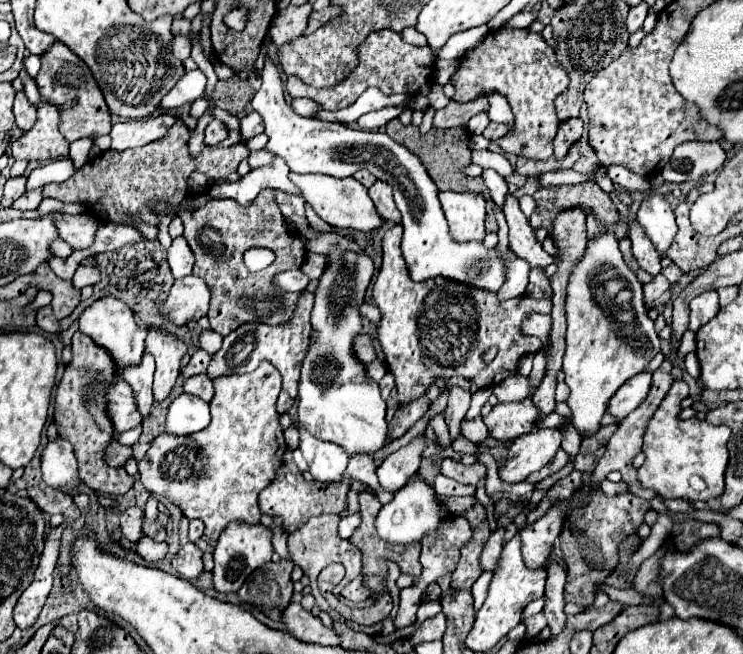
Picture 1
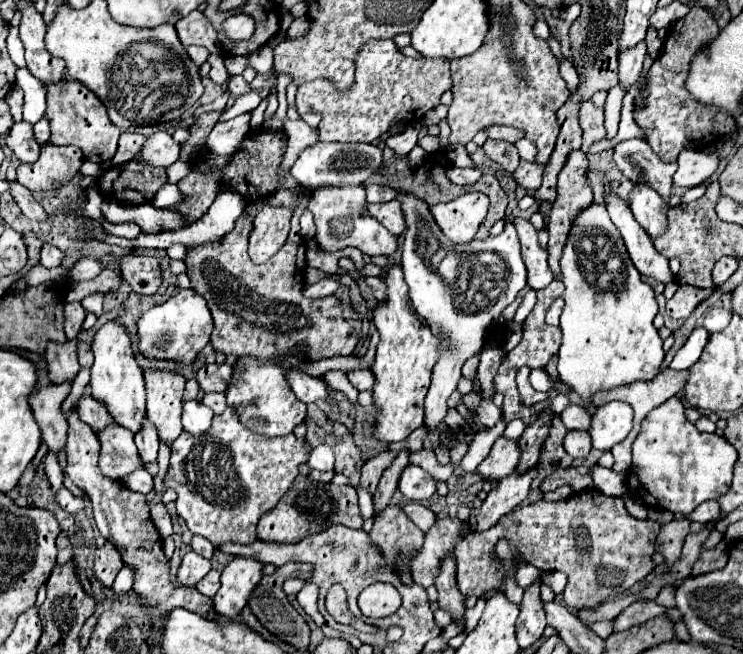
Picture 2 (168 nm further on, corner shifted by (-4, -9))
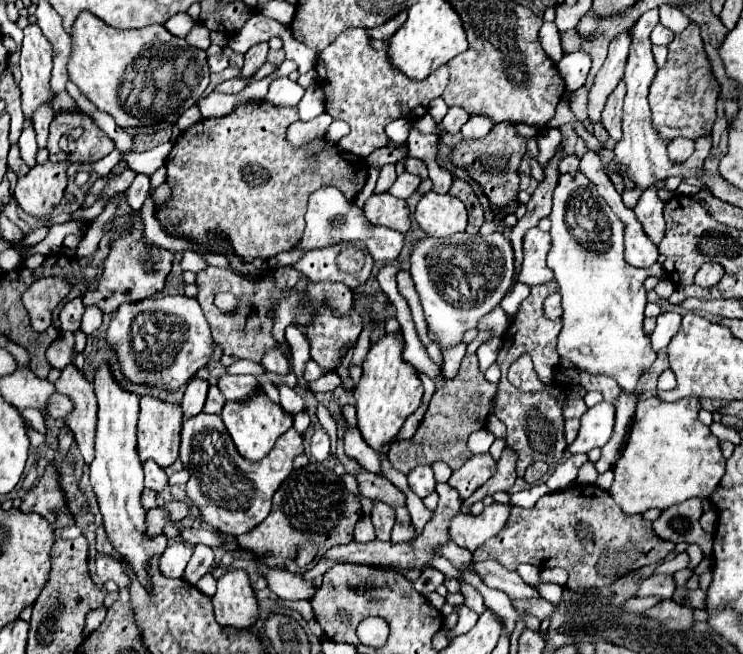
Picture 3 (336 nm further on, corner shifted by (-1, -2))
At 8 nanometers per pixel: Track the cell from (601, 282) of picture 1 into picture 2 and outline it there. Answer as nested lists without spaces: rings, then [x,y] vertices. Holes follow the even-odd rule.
[[[592,204],[590,210],[584,210],[572,230],[564,254],[560,258],[562,282],[566,286],[562,298],[566,306],[560,316],[562,346],[558,352],[558,374],[564,384],[568,384],[584,402],[584,406],[594,406],[594,396],[598,392],[608,392],[620,386],[630,386],[638,380],[652,380],[662,366],[664,350],[662,338],[654,328],[652,320],[658,312],[654,290],[640,278],[640,272],[634,268],[628,252],[624,248],[622,236],[614,222],[610,220],[606,206]]]

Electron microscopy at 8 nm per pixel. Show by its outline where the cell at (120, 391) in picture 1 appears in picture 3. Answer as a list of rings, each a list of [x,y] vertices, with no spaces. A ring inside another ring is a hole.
[[[53,393],[53,395],[49,397],[49,401],[47,401],[47,409],[45,409],[45,411],[47,411],[49,417],[61,419],[61,417],[65,417],[71,409],[73,409],[73,403],[71,403],[69,397],[65,397],[65,395],[61,395],[61,393]]]

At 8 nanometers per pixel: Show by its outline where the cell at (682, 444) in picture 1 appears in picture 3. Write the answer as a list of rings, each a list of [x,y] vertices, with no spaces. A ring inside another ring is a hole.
[[[695,395],[683,397],[673,403],[659,401],[657,397],[641,399],[633,417],[631,433],[627,447],[621,451],[619,459],[613,465],[613,485],[609,489],[609,495],[615,499],[615,503],[627,513],[627,515],[637,515],[645,513],[647,509],[667,509],[677,503],[683,503],[691,497],[703,497],[707,499],[715,487],[721,483],[721,477],[725,473],[725,459],[721,455],[721,449],[717,447],[717,437],[705,427],[699,419],[697,413],[701,411],[699,399]]]

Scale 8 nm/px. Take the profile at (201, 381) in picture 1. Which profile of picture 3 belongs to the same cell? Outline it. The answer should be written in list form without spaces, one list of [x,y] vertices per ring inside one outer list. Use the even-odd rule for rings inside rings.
[[[215,385],[209,387],[209,395],[207,395],[207,401],[205,401],[203,411],[205,413],[219,413],[223,405],[225,405],[225,397],[221,395],[219,387],[215,387]]]

